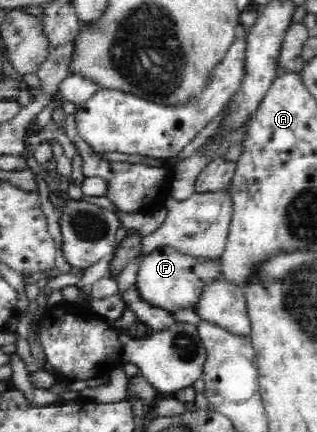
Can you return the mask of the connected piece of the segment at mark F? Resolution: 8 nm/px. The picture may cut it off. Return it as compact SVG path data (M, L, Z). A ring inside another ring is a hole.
M157 246L142 257L134 285L144 302L172 315L182 310L195 310L205 286L221 277L222 264L219 258L199 260L179 252L175 247Z

